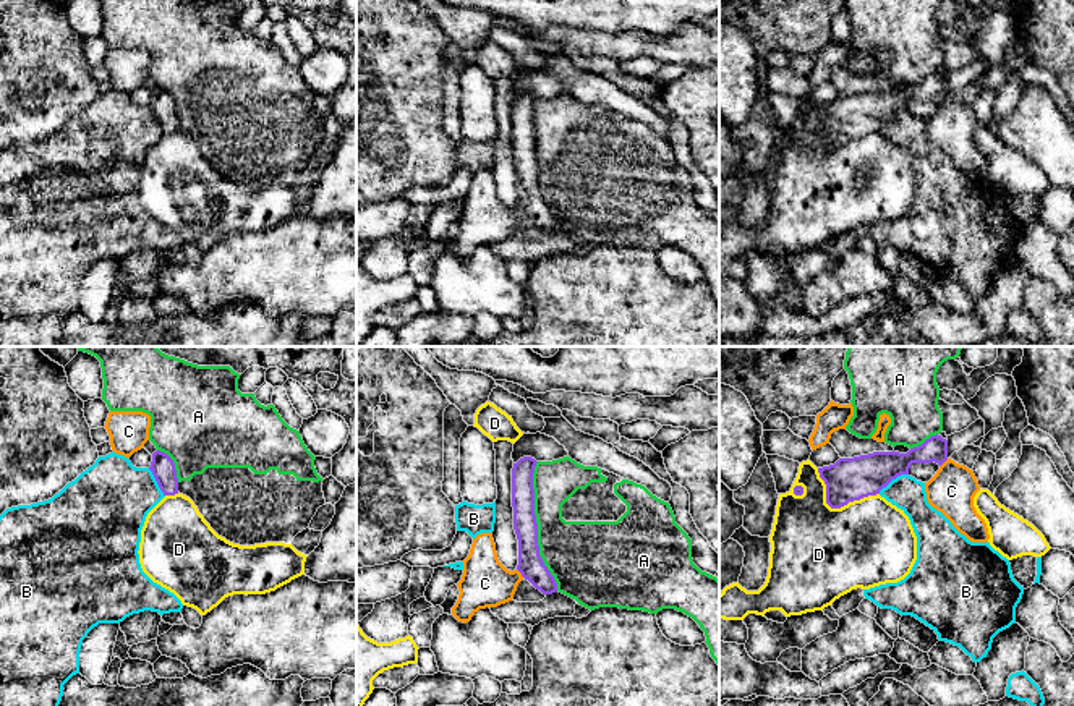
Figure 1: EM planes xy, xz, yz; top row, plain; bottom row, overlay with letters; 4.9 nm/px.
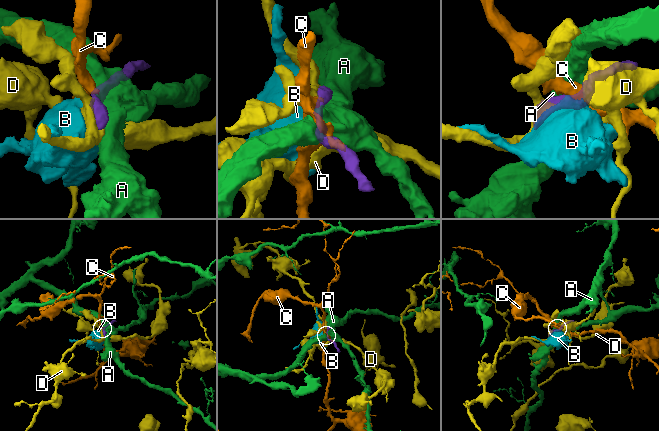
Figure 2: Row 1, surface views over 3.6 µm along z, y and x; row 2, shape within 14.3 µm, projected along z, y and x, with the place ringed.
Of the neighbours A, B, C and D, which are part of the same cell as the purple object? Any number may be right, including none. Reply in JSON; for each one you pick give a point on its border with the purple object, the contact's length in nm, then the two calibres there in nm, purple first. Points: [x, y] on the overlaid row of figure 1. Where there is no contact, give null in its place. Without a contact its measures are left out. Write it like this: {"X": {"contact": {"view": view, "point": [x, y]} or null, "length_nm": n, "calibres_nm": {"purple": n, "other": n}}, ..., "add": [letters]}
{"add": []}

